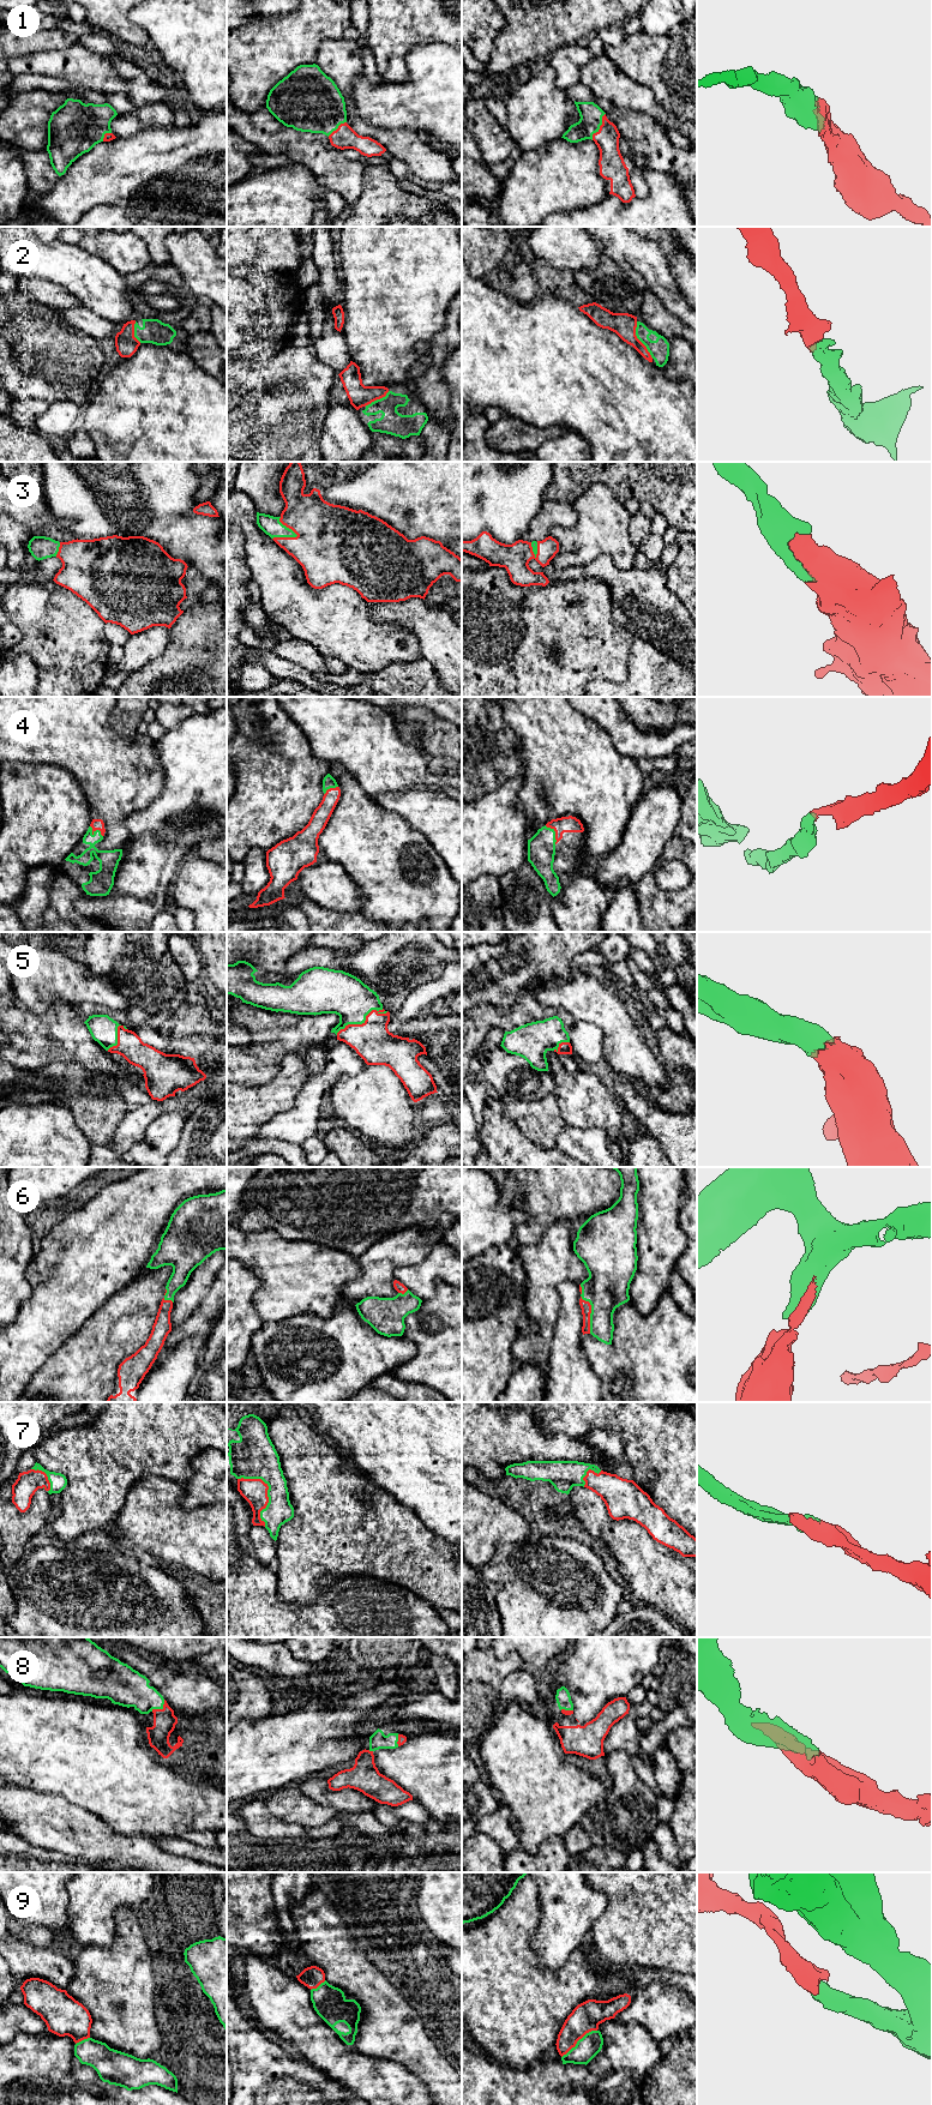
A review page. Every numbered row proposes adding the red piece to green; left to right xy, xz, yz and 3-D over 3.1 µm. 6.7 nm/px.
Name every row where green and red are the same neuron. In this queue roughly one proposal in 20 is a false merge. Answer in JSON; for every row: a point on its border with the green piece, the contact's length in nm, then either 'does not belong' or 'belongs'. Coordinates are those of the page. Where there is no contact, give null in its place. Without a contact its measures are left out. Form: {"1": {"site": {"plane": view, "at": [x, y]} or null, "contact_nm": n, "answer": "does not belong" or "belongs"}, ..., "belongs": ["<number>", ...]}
{"1": {"site": {"plane": "yz", "at": [600, 125]}, "contact_nm": 200, "answer": "belongs"}, "2": {"site": {"plane": "yz", "at": [638, 338]}, "contact_nm": 280, "answer": "belongs"}, "3": {"site": {"plane": "xz", "at": [288, 528]}, "contact_nm": 180, "answer": "belongs"}, "4": {"site": {"plane": "yz", "at": [554, 833]}, "contact_nm": 150, "answer": "belongs"}, "5": {"site": {"plane": "xz", "at": [362, 1022]}, "contact_nm": 380, "answer": "belongs"}, "6": {"site": {"plane": "yz", "at": [591, 1307]}, "contact_nm": 340, "answer": "belongs"}, "7": {"site": {"plane": "xz", "at": [268, 1491]}, "contact_nm": 380, "answer": "belongs"}, "8": {"site": {"plane": "xy", "at": [160, 1708]}, "contact_nm": 120, "answer": "belongs"}, "9": {"site": {"plane": "yz", "at": [578, 2040]}, "contact_nm": 300, "answer": "belongs"}, "belongs": ["1", "2", "3", "4", "5", "6", "7", "8", "9"]}

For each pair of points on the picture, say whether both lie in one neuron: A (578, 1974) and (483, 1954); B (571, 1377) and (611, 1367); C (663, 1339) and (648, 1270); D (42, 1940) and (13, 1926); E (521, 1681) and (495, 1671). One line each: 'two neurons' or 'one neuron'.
A: one neuron
B: two neurons
C: two neurons
D: one neuron
E: two neurons

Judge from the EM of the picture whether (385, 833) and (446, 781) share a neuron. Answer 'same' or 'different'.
different

